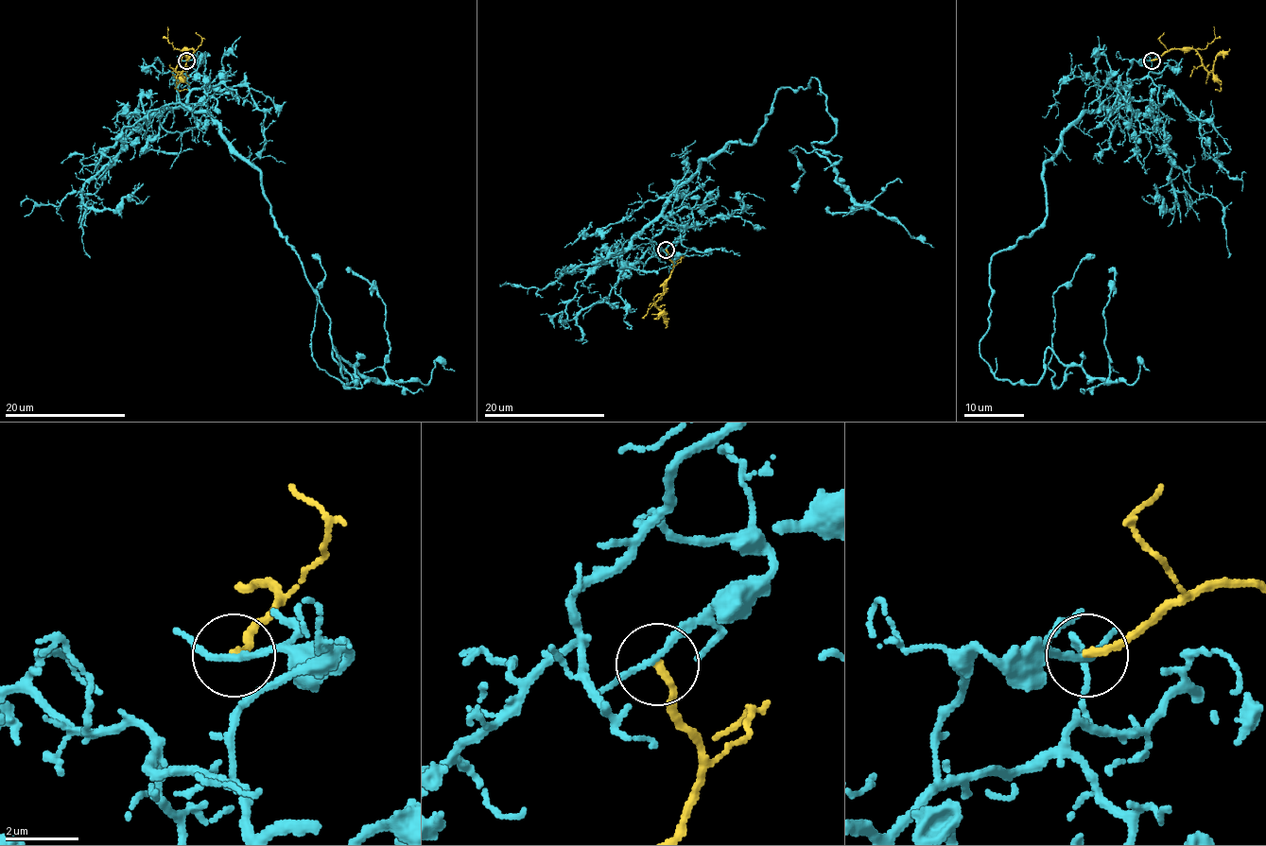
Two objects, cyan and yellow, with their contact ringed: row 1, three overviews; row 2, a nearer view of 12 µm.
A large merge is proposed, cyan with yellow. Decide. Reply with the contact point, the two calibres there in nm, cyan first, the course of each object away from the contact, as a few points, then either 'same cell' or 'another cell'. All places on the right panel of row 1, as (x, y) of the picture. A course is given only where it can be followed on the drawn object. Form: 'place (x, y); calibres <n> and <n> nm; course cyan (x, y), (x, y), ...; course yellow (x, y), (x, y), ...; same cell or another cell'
place (1152, 60); calibres 160 and 200 nm; course cyan (1152, 60), (991, 258), (996, 377), (1035, 385), (1047, 349), (1059, 387), (1053, 294), (1096, 255); course yellow (1152, 60), (1170, 50), (1193, 48), (1208, 71), (1213, 70), (1215, 58), (1230, 48); another cell

